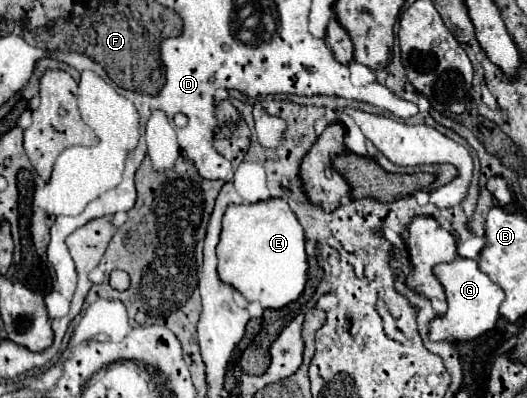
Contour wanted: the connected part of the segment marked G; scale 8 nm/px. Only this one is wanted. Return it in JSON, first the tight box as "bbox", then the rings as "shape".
{"bbox":[429,258,505,342],"shape":[[[455,258],[453,262],[447,264],[437,264],[433,268],[435,278],[445,290],[447,296],[447,312],[443,316],[433,318],[429,324],[429,338],[433,342],[457,342],[457,340],[473,340],[481,336],[483,332],[491,330],[499,318],[499,306],[505,298],[503,290],[479,270],[475,260],[465,260],[465,258]]]}

